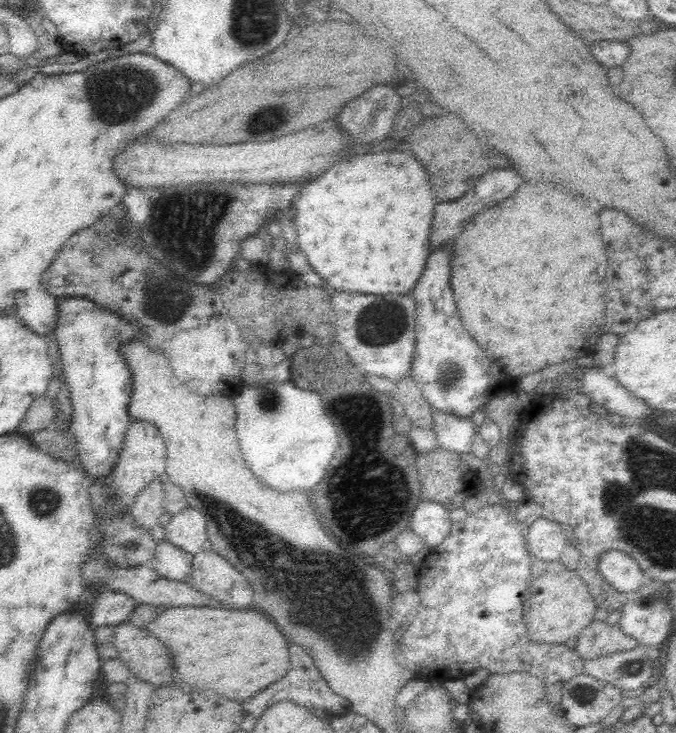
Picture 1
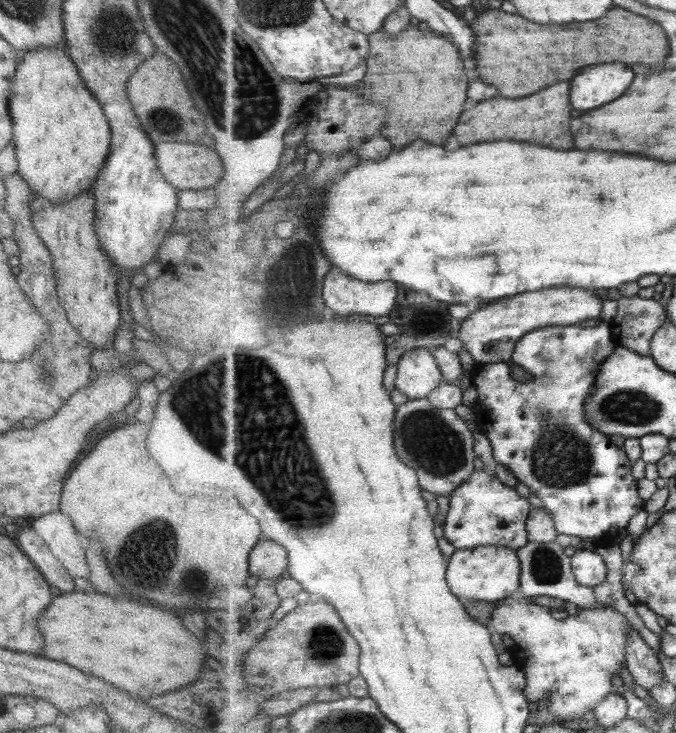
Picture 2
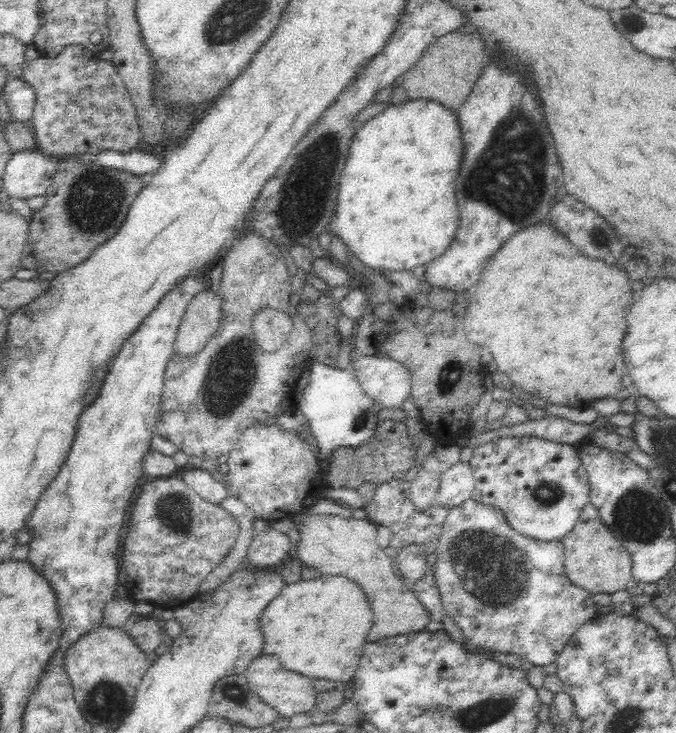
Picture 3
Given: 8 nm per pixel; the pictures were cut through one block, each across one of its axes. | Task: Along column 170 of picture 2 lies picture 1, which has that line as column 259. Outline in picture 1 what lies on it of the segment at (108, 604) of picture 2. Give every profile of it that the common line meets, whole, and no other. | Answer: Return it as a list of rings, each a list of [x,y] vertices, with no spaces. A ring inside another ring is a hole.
[[[167,607],[161,608],[158,616],[150,620],[145,626],[150,634],[162,641],[170,652],[174,652],[174,666],[182,682],[192,684],[196,688],[218,690],[226,698],[244,700],[266,688],[268,684],[281,680],[288,672],[290,659],[288,659],[288,644],[284,636],[276,630],[276,626],[264,618],[264,614],[248,610],[224,610],[224,608],[190,608]]]

